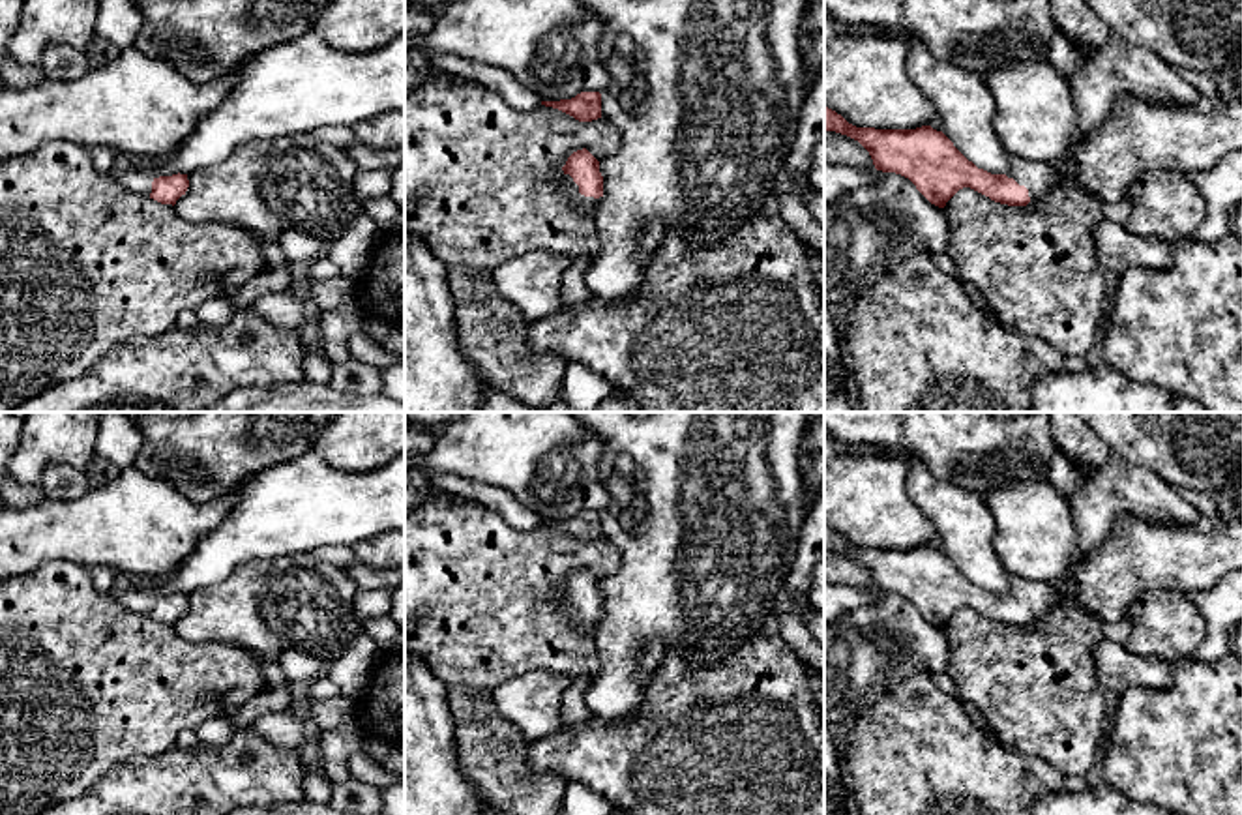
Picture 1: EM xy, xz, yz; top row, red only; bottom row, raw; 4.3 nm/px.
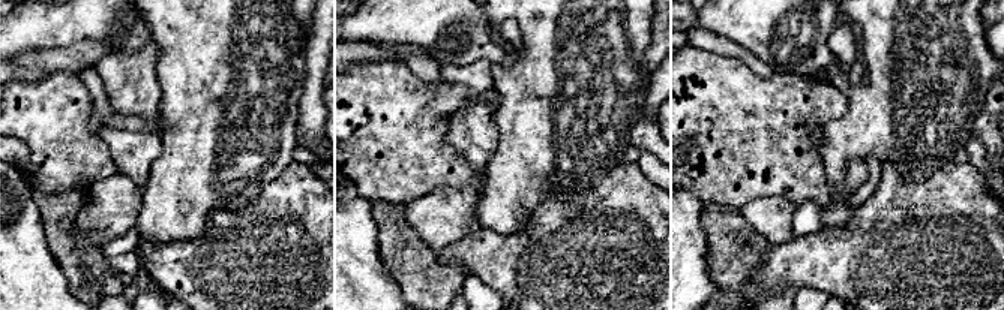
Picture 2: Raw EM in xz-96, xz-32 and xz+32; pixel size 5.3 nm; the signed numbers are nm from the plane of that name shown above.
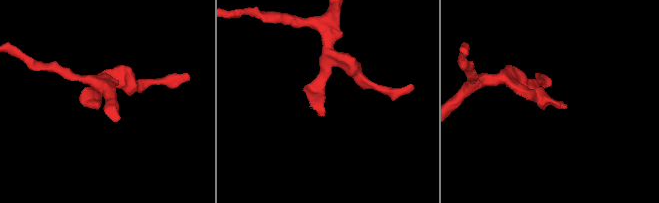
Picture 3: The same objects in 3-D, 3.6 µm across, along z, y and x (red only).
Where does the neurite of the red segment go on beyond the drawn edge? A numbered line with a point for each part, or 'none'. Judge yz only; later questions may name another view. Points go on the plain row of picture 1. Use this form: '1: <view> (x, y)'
1: yz (1038, 596)

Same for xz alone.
1: xz (583, 622)

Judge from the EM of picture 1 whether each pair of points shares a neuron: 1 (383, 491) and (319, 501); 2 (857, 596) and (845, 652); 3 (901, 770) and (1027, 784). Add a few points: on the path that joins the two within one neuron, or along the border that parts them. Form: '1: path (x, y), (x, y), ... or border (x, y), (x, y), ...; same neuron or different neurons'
1: path (368, 501), (334, 501); same neuron
2: border (879, 591), (872, 602), (860, 604), (843, 615); different neurons
3: path (933, 784), (995, 784); same neuron

